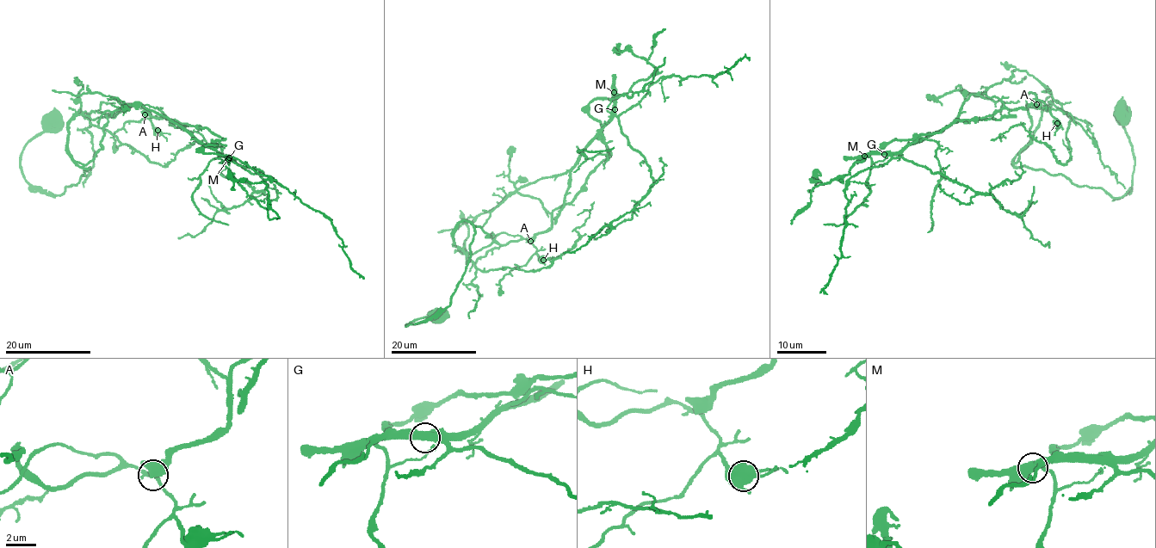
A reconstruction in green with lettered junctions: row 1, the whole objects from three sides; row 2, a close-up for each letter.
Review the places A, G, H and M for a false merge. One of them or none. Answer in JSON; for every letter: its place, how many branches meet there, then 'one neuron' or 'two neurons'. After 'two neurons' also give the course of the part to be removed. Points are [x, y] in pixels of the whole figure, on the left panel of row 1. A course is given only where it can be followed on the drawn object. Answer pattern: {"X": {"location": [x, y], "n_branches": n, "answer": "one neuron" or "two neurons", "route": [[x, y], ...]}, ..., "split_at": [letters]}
{"A": {"location": [145, 114], "n_branches": 3, "answer": "one neuron"}, "G": {"location": [229, 157], "n_branches": 3, "answer": "one neuron"}, "H": {"location": [157, 130], "n_branches": 3, "answer": "one neuron"}, "M": {"location": [228, 159], "n_branches": 3, "answer": "two neurons", "route": [[228, 159], [183, 127], [141, 106], [122, 106], [100, 93], [72, 95], [52, 89]]}, "split_at": ["M"]}

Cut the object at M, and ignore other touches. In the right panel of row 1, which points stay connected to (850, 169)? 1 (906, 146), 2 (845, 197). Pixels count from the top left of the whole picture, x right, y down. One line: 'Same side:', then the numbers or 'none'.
Same side: none

